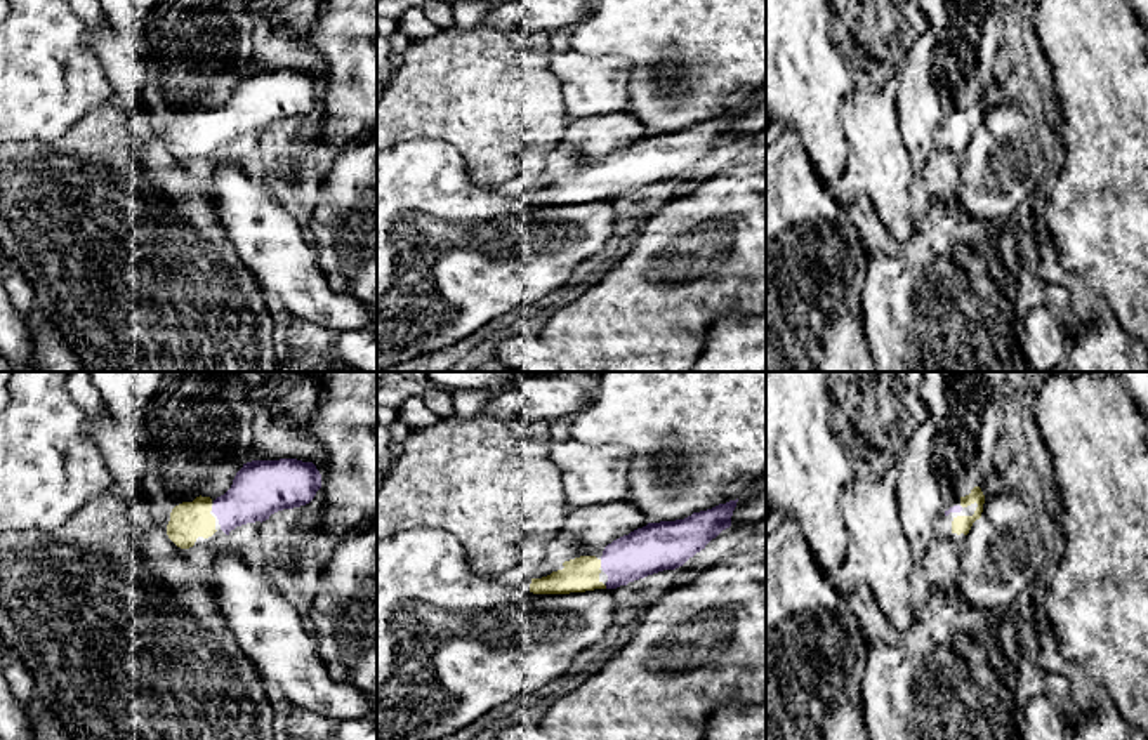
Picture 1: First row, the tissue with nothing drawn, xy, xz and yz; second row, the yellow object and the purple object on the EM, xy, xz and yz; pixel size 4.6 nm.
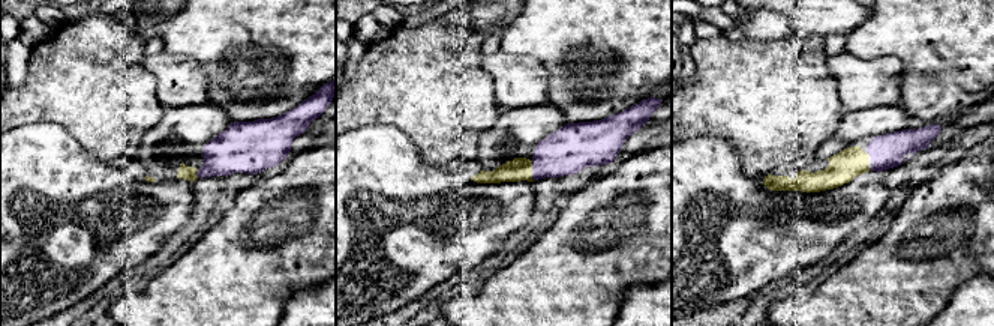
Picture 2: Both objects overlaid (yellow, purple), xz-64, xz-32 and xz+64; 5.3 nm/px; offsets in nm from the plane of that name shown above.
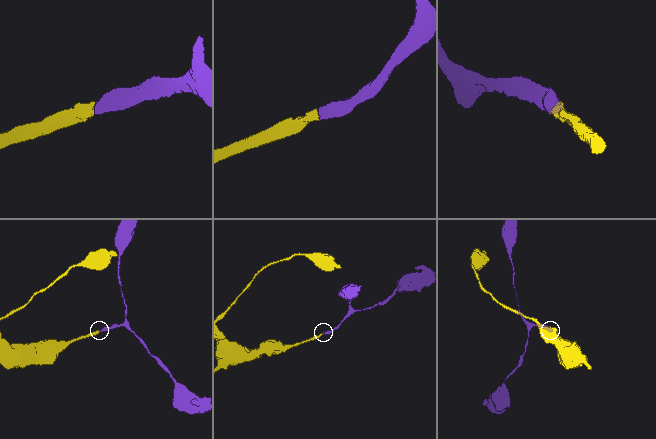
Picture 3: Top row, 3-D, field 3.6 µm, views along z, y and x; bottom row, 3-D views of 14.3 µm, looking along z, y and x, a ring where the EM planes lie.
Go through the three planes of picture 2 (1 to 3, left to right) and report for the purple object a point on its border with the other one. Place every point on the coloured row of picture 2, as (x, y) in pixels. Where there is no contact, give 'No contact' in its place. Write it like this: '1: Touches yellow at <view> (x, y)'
1: Touches yellow at xz-64 (195, 173)
2: Touches yellow at xz-32 (531, 166)
3: No contact

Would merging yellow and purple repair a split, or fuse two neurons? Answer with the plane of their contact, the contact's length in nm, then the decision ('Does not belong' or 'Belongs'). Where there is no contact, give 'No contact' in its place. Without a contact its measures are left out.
Touches yellow in xz. Shared border 40 nm. Belongs

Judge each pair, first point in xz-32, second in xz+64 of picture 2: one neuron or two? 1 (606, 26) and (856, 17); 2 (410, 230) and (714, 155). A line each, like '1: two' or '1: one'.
1: two
2: one

